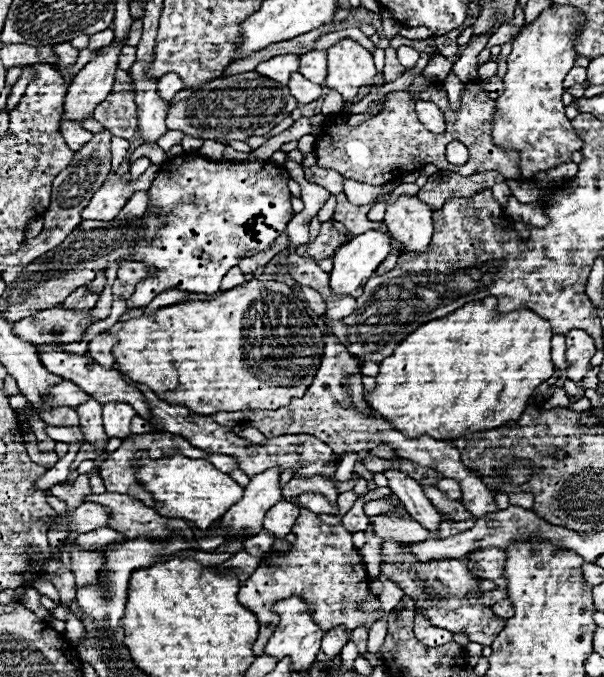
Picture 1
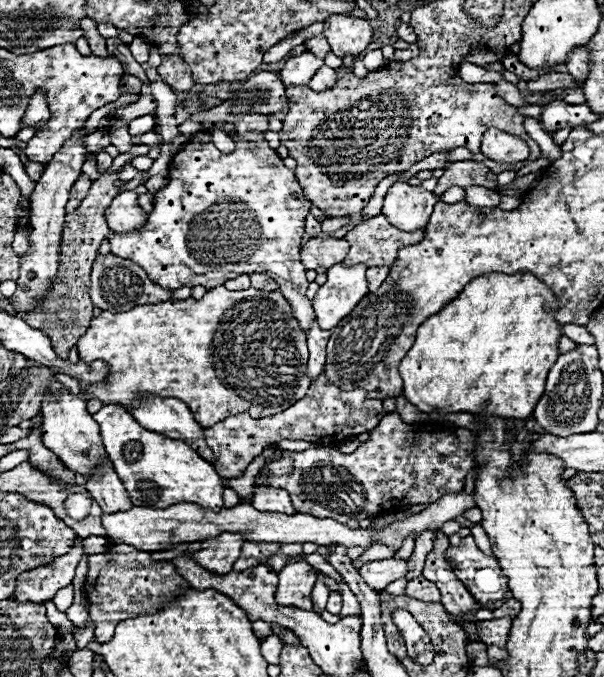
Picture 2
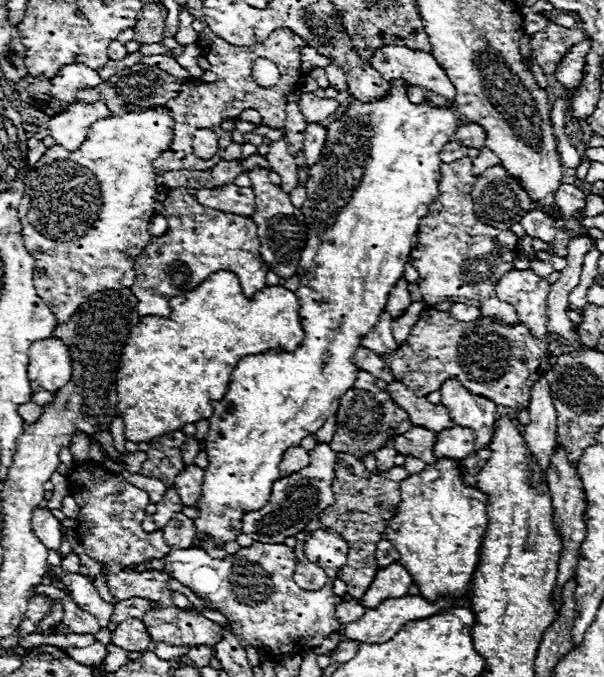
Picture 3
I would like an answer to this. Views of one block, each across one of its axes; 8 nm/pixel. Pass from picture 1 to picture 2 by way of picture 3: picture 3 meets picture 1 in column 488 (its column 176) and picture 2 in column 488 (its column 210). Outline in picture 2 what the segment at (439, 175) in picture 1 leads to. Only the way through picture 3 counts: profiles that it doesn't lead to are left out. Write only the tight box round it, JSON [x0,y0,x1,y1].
[434,160,498,196]

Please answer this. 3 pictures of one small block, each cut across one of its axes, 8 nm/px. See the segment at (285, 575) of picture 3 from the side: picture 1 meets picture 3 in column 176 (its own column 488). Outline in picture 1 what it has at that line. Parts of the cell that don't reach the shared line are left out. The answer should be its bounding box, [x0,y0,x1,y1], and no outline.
[468,548,508,590]

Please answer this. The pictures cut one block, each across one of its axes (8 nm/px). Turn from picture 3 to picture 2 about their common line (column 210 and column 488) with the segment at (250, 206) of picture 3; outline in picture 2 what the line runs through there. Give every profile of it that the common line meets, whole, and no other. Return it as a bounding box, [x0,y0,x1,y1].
[464,186,500,208]

